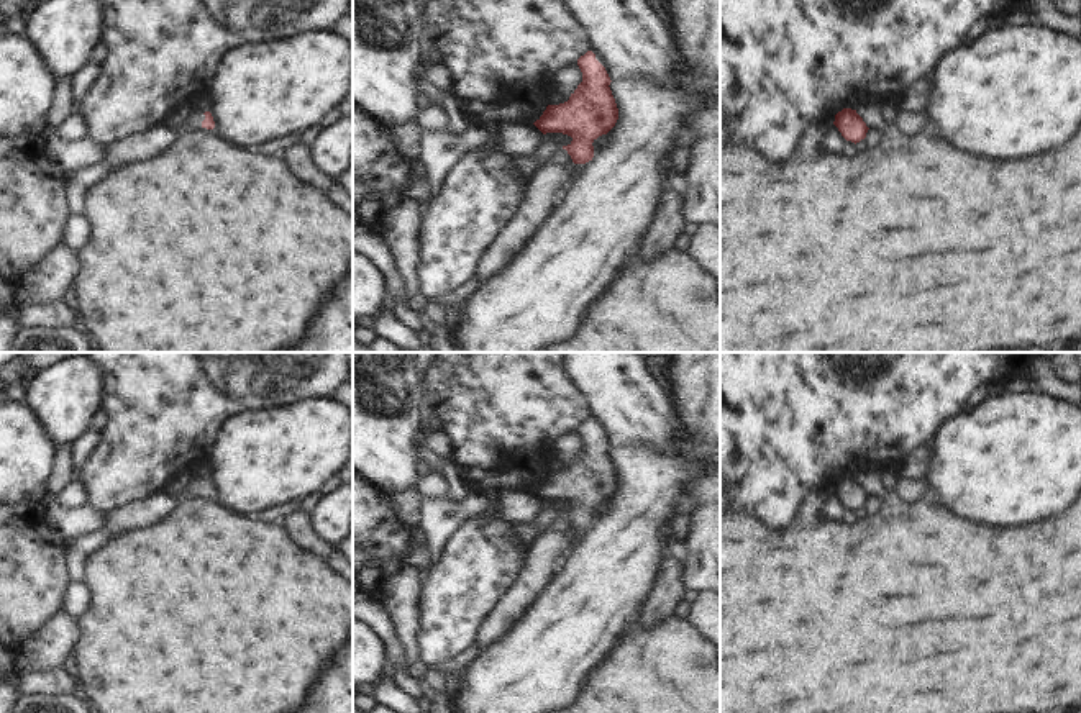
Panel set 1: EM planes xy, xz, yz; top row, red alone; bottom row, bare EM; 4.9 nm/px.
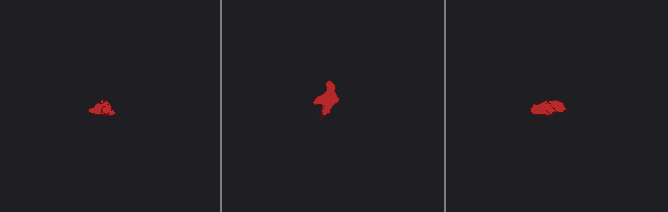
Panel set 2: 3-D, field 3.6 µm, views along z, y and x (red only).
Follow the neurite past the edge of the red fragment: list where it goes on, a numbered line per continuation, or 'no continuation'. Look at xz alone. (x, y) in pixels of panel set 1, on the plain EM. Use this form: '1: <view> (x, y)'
1: xz (543, 553)

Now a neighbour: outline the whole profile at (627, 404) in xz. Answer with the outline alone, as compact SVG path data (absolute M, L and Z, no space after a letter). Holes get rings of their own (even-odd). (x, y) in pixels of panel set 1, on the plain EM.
M563 352L568 377L587 402L591 418L610 447L643 446L658 454L686 454L692 443L671 397L636 352Z

